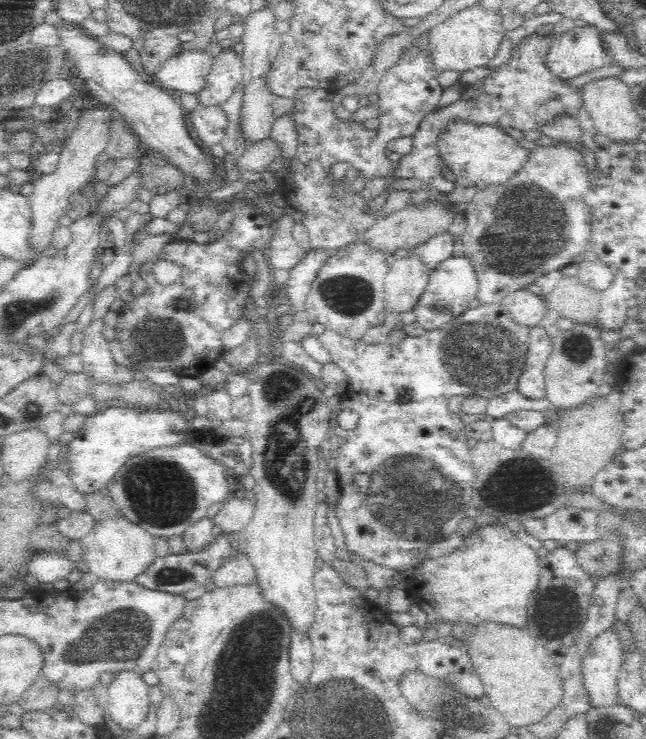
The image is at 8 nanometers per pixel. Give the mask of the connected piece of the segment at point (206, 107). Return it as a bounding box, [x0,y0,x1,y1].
[189,102,227,147]

